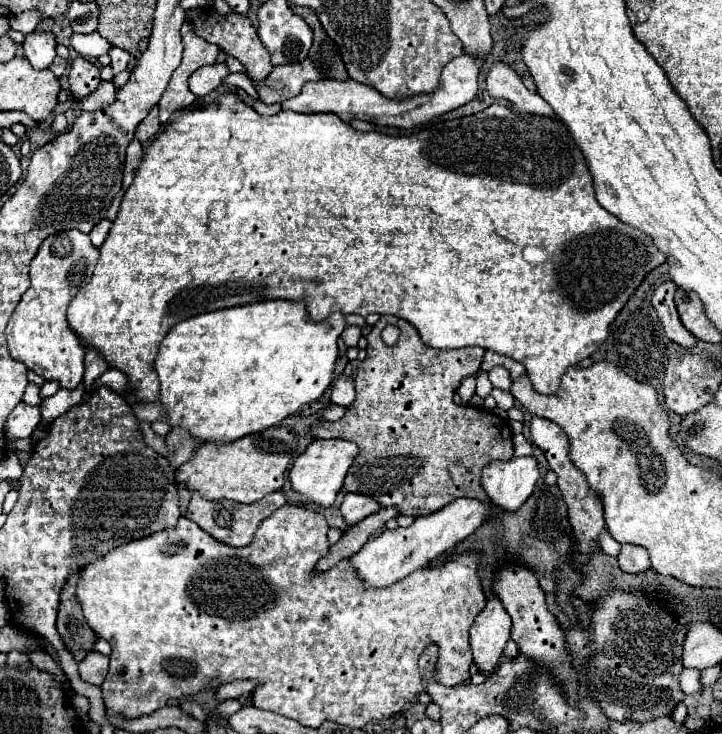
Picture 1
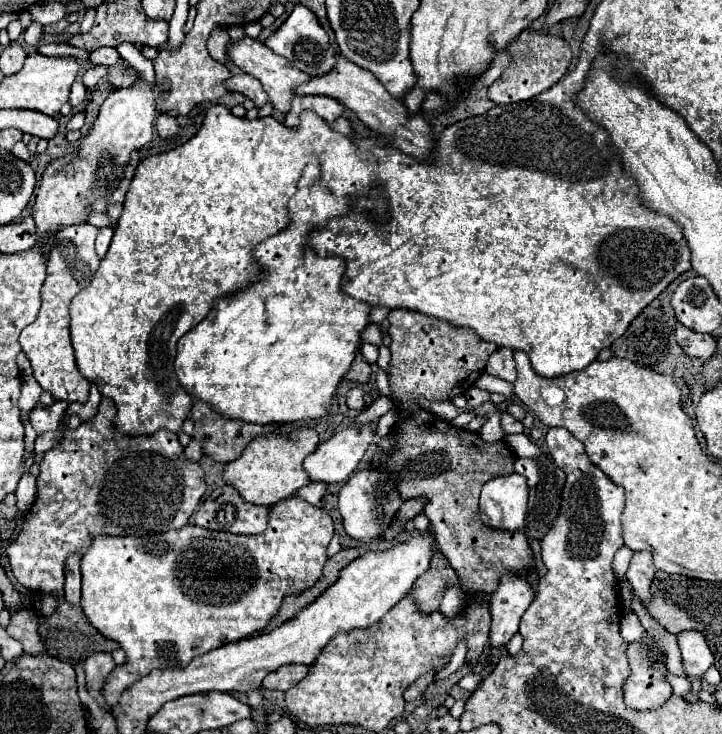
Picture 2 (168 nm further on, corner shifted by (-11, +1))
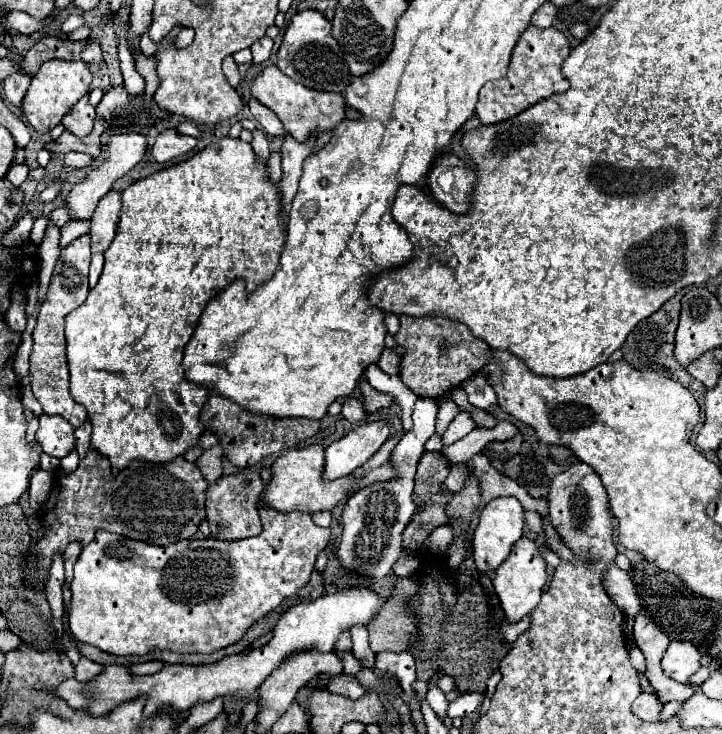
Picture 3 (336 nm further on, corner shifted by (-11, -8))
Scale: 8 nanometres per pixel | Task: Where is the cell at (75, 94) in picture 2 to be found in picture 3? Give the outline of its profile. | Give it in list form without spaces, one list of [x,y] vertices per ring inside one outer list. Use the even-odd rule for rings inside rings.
[[[88,93],[76,103],[76,107],[70,109],[70,113],[66,113],[66,117],[62,119],[64,127],[68,131],[72,131],[74,135],[88,135],[92,131],[92,123],[94,123],[94,117],[96,117],[96,111],[94,107],[90,105],[90,99],[88,99]]]

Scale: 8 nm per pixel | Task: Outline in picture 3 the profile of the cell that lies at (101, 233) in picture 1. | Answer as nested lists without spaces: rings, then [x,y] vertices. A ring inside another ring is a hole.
[[[94,253],[92,263],[90,263],[90,287],[96,285],[98,277],[102,273],[102,267],[104,267],[104,253]]]

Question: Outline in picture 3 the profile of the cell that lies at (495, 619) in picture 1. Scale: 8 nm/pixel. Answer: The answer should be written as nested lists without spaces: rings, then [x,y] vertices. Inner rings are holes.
[[[522,537],[520,541],[516,541],[516,545],[512,547],[512,553],[496,569],[496,575],[494,575],[496,595],[500,599],[500,607],[502,607],[504,615],[506,615],[506,619],[510,623],[518,623],[526,615],[530,615],[536,609],[536,605],[540,603],[544,585],[546,585],[546,561],[542,559],[534,539]]]

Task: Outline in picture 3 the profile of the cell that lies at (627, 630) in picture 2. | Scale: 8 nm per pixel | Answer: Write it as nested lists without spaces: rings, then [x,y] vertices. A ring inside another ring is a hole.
[[[670,641],[664,657],[662,671],[678,683],[690,683],[690,677],[702,667],[702,653],[690,641]]]

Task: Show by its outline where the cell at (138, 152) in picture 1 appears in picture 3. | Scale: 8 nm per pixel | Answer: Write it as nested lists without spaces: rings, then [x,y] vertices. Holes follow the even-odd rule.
[[[112,189],[98,201],[98,207],[90,219],[92,221],[92,231],[90,231],[92,253],[106,251],[108,245],[112,243],[116,227],[118,227],[118,215],[122,209],[120,197],[122,197],[122,193]]]

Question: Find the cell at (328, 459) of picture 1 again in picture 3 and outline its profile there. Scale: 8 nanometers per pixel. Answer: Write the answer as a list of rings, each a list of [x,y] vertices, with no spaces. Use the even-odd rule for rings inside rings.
[[[374,421],[352,429],[342,439],[334,441],[326,449],[324,479],[334,481],[350,475],[356,467],[364,465],[388,439],[390,423]]]

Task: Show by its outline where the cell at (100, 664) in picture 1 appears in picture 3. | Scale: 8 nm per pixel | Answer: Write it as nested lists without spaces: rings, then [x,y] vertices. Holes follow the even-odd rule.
[[[82,657],[80,663],[76,665],[76,679],[82,681],[82,683],[86,683],[86,681],[92,681],[94,677],[98,677],[102,671],[104,671],[102,665],[98,665],[98,663]]]

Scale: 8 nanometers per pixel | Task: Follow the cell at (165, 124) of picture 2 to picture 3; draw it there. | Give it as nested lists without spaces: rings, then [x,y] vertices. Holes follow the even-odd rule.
[[[166,129],[156,137],[156,143],[152,147],[152,157],[156,161],[170,161],[178,155],[188,153],[190,149],[194,149],[194,145],[196,145],[194,137],[180,135],[176,129]]]

